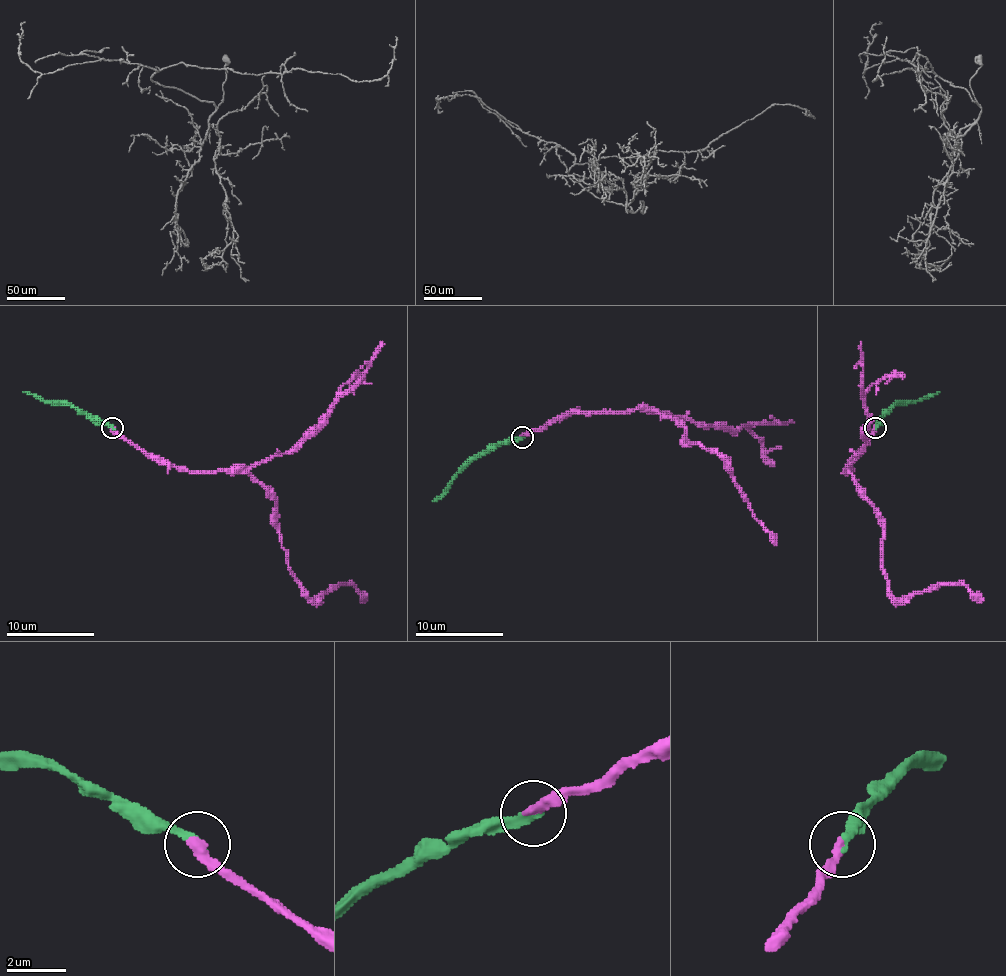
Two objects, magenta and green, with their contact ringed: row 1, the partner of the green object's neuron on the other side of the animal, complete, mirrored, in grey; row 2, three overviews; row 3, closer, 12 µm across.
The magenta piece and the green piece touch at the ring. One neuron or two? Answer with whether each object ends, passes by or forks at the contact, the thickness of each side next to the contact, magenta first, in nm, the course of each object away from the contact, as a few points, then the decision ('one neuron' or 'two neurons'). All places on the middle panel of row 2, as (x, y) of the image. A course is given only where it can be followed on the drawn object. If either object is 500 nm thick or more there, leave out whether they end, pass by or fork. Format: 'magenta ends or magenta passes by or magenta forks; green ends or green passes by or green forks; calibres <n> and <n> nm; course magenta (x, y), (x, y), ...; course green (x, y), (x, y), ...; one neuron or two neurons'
magenta ends; green ends; calibres 360 and 280 nm; course magenta (522, 437), (573, 413), (656, 409), (684, 429), (686, 444), (711, 448), (721, 459), (748, 507), (776, 545); course green (522, 437), (507, 440), (474, 457), (432, 501); one neuron

